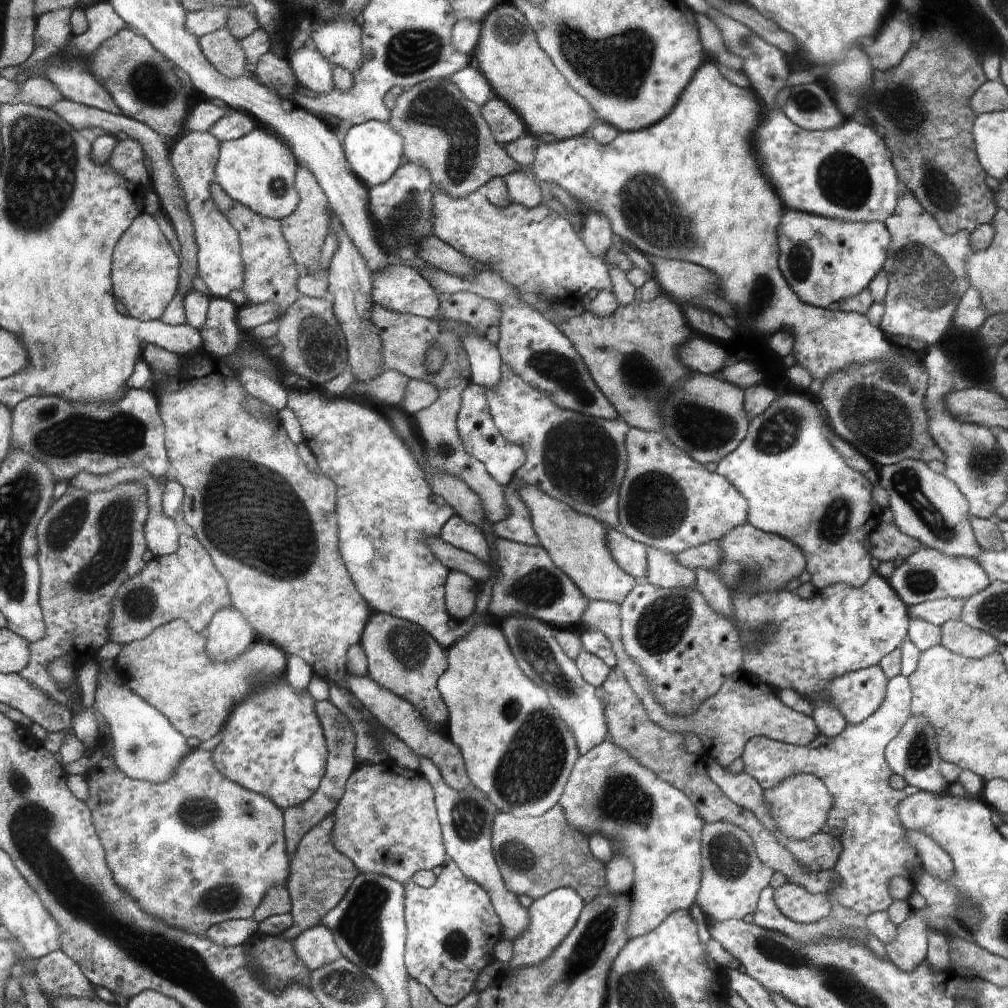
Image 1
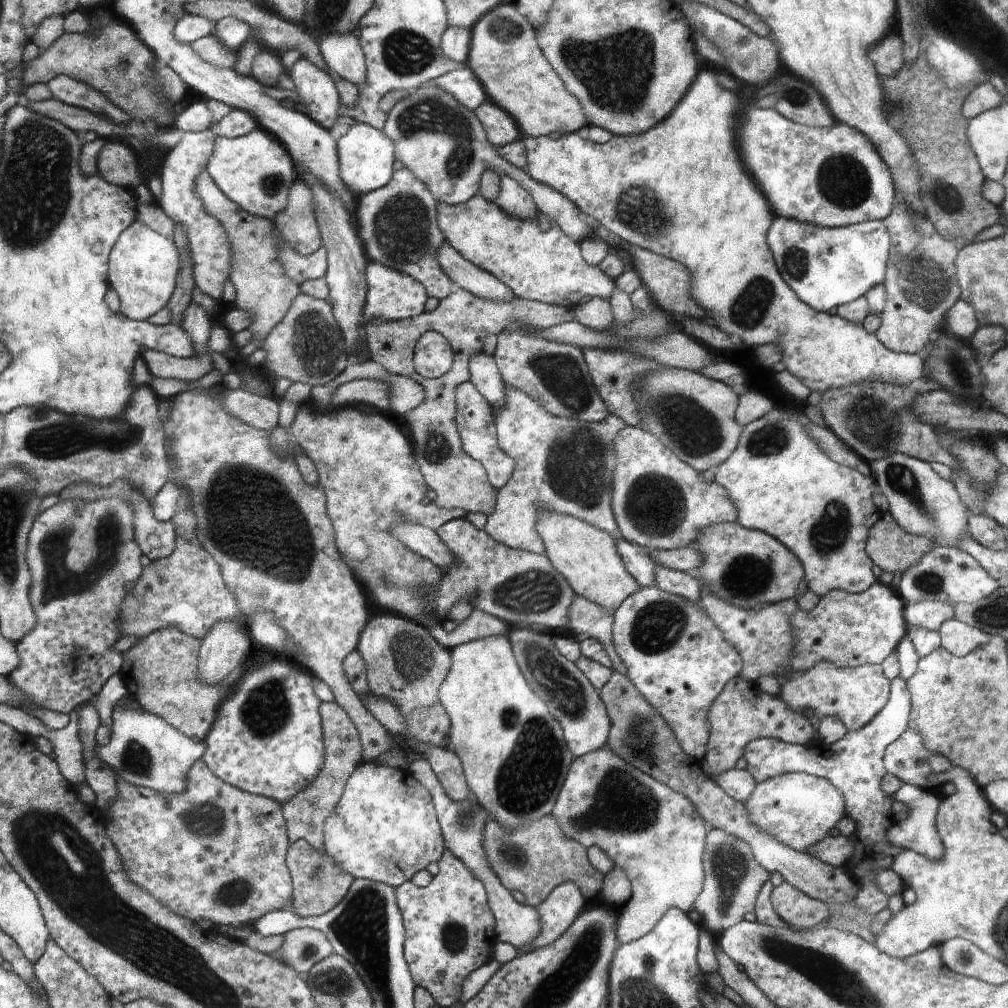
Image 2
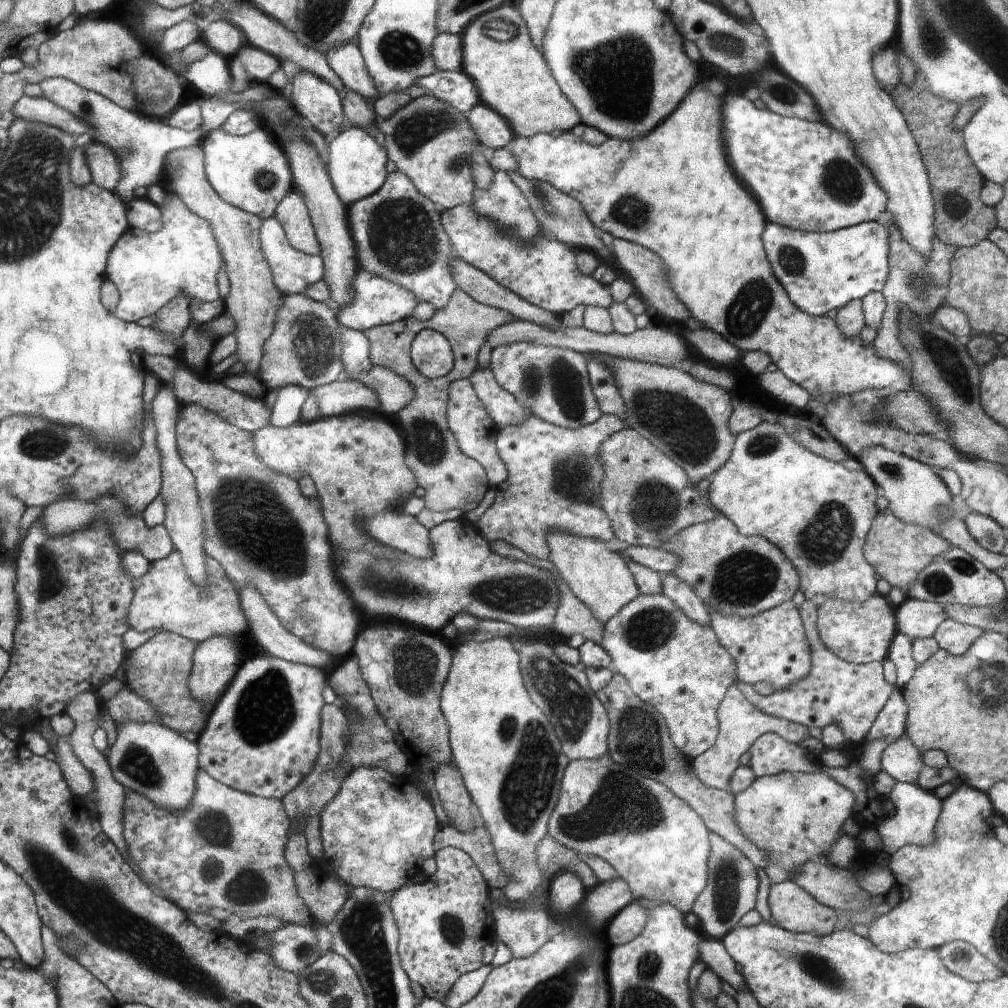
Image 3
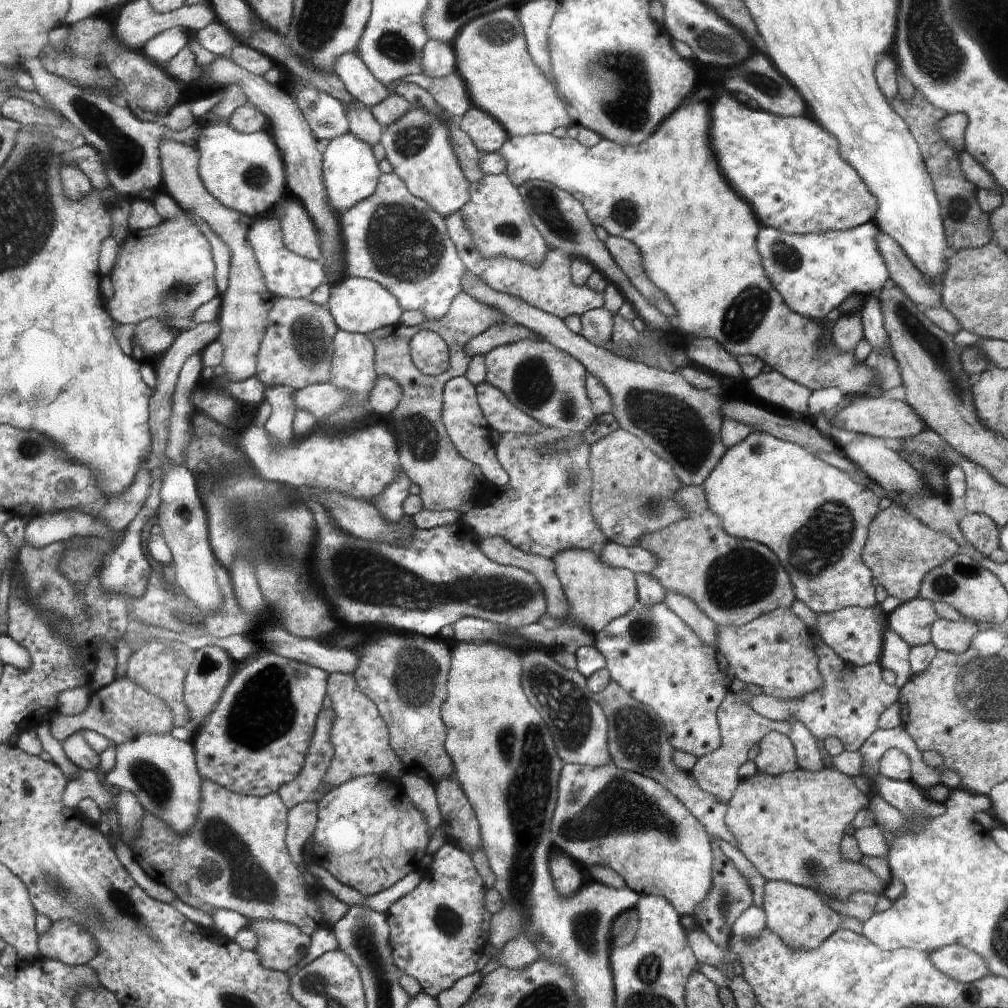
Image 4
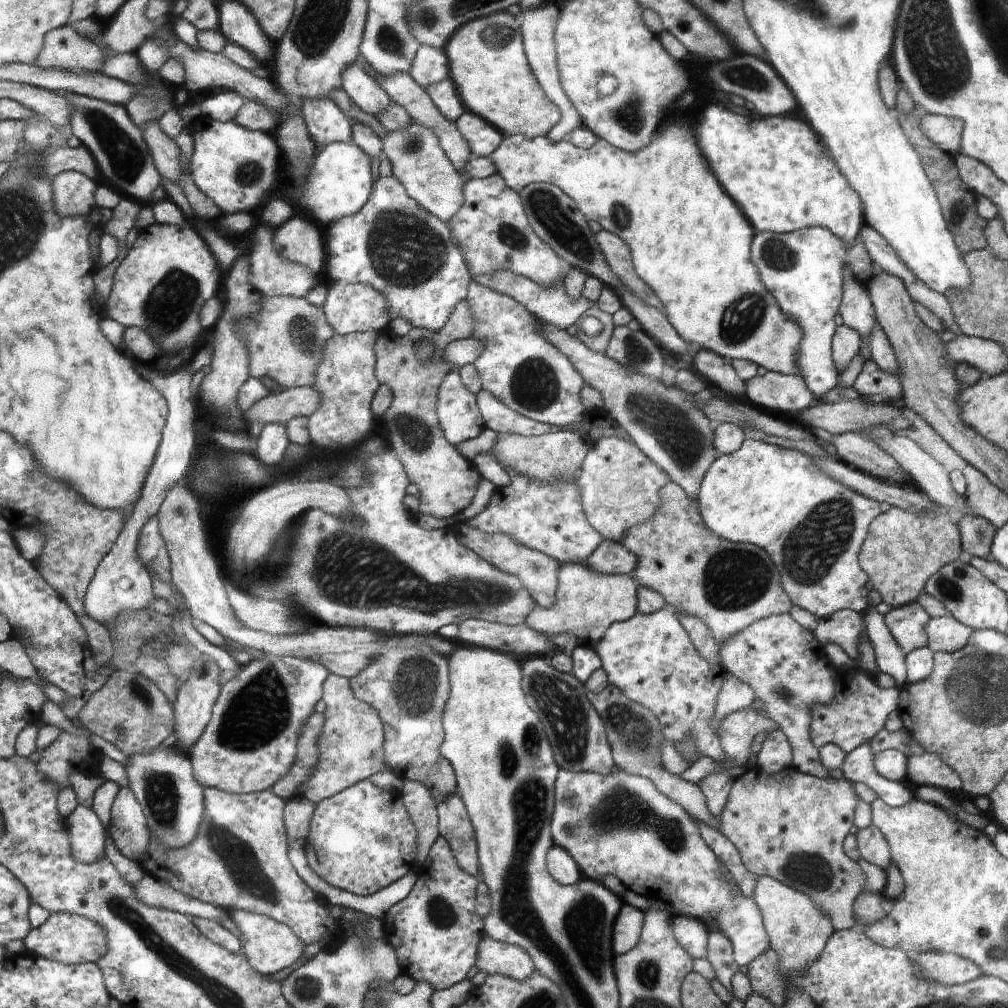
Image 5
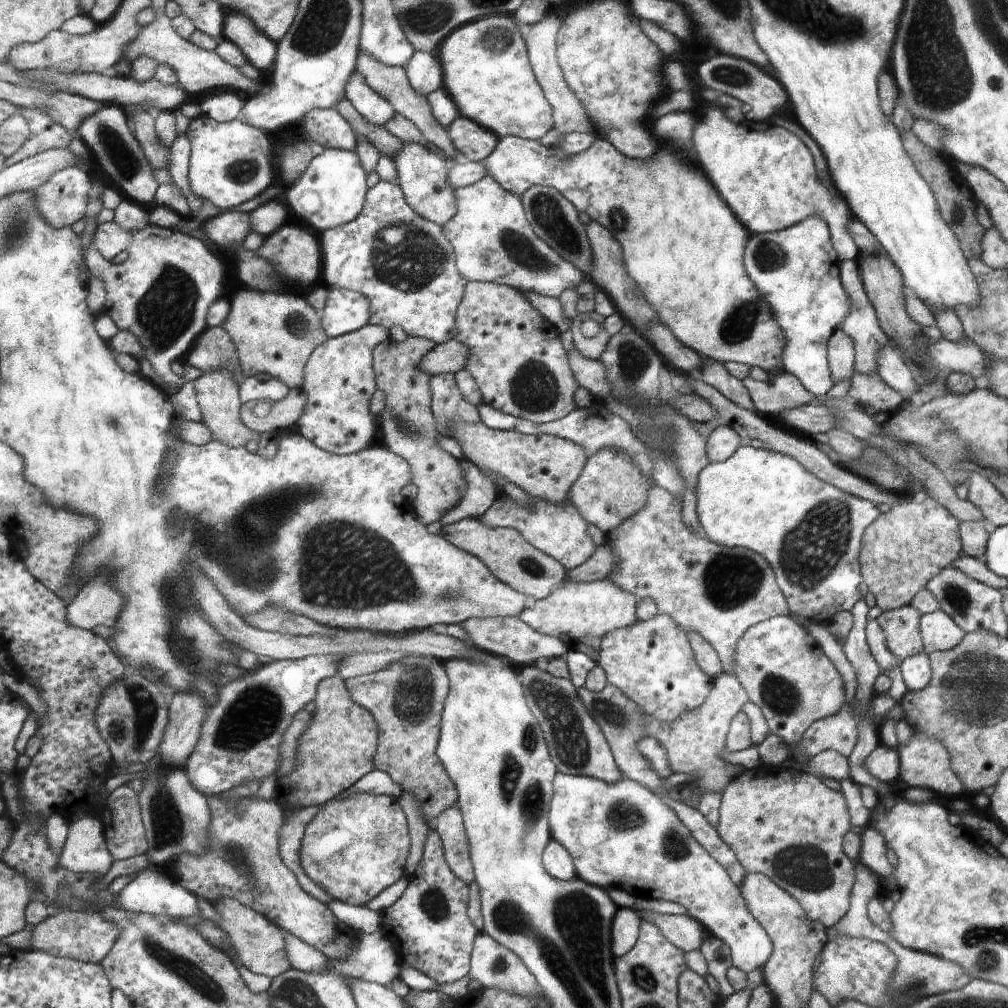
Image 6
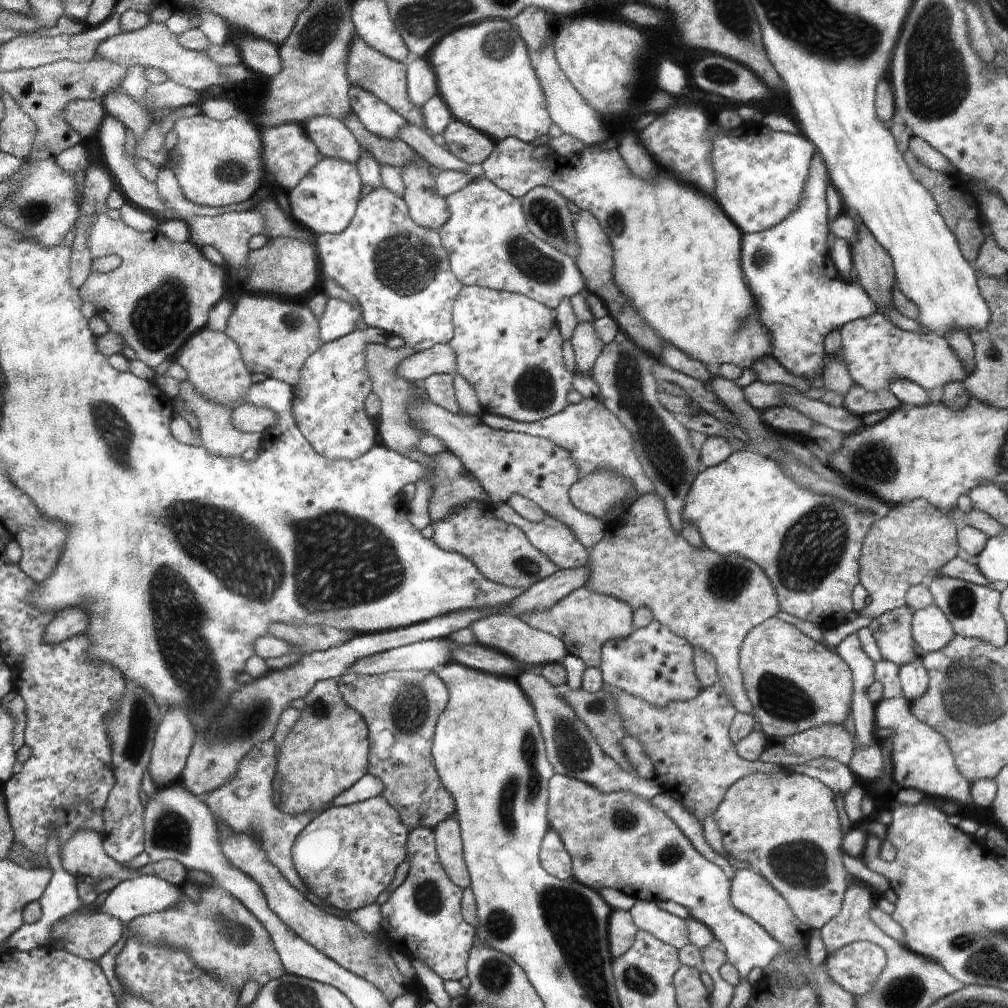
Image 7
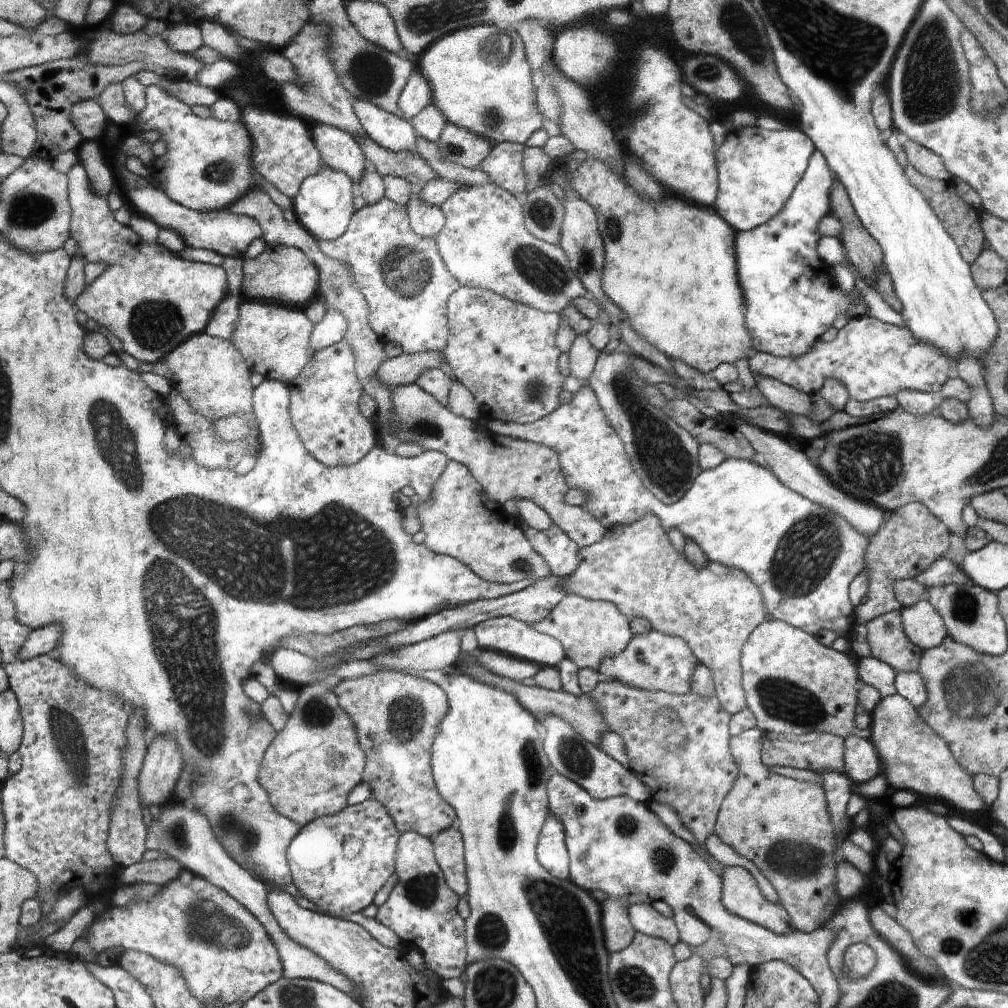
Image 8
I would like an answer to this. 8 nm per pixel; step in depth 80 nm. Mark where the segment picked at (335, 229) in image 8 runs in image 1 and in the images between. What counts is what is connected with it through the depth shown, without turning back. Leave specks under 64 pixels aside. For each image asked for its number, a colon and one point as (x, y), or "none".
1: (374, 150)
2: (367, 155)
3: (356, 163)
4: (350, 171)
5: (339, 183)
6: (331, 193)
7: (324, 202)

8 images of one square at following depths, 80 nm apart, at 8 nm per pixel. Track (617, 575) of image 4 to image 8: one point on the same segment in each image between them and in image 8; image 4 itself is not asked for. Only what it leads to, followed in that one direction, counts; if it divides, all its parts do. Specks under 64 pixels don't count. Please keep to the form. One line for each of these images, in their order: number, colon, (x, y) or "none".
5: (587, 603)
6: (580, 614)
7: (585, 619)
8: (590, 630)

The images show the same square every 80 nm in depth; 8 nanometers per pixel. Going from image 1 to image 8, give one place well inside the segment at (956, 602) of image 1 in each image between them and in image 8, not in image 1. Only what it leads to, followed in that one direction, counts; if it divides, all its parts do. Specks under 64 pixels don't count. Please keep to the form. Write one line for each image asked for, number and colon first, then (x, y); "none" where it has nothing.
2: (930, 615)
3: (917, 619)
4: (912, 620)
5: (907, 623)
6: (901, 626)
7: (892, 630)
8: (885, 636)

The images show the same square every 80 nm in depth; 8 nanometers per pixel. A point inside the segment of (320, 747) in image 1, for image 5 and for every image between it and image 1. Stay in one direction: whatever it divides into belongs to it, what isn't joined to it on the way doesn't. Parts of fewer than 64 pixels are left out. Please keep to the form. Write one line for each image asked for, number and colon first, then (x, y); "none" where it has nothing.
2: (267, 740)
3: (263, 738)
4: (256, 741)
5: (250, 743)

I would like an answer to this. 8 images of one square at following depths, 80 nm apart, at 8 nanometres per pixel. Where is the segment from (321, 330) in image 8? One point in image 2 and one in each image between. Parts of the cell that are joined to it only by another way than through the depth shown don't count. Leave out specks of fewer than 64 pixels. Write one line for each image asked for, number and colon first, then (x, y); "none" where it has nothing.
2: (391, 296)
3: (379, 301)
4: (358, 305)
5: (350, 307)
6: (345, 311)
7: (340, 317)

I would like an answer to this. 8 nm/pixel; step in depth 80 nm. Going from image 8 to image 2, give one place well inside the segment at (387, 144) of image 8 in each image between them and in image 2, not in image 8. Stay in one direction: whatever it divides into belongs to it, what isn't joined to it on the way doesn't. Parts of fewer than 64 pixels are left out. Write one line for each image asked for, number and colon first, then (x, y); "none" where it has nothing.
2: (342, 54)
3: (346, 60)
4: (358, 80)
5: (362, 87)
6: (377, 110)
7: (376, 115)

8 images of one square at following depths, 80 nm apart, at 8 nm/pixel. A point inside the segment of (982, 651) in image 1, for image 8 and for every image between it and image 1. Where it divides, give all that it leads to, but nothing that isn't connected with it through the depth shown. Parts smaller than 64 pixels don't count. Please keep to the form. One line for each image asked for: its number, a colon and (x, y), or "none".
2: (957, 638)
3: (956, 638)
4: (955, 636)
5: (946, 634)
6: (939, 632)
7: (931, 629)
8: (922, 626)

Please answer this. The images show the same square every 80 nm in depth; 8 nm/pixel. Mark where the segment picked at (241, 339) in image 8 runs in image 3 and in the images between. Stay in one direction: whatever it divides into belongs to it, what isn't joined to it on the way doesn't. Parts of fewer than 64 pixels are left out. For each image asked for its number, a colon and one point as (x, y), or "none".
3: (304, 349)
4: (297, 349)
5: (286, 339)
6: (274, 333)
7: (276, 336)

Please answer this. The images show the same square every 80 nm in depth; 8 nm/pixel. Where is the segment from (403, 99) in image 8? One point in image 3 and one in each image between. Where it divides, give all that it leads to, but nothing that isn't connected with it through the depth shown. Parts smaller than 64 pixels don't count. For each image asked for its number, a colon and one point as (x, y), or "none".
3: (448, 47)
4: (439, 59)
5: (431, 65)
6: (425, 73)
7: (421, 78)

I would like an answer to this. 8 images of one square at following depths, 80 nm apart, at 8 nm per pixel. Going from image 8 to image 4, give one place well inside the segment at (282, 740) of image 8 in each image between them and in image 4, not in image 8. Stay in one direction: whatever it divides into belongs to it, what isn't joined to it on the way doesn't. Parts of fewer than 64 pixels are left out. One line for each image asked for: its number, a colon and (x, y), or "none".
4: (361, 737)
5: (352, 747)
6: (338, 748)
7: (328, 750)

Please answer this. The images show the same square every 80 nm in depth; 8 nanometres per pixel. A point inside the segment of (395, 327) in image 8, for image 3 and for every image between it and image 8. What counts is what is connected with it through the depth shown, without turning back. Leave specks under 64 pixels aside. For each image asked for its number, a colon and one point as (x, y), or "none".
3: (399, 234)
4: (397, 239)
5: (392, 243)
6: (403, 263)
7: (399, 271)

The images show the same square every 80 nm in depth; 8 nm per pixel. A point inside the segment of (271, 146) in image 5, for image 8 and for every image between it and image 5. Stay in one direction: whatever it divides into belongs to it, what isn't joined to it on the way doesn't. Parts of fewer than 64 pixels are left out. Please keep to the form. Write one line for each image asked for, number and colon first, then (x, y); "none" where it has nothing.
6: (230, 163)
7: (220, 164)
8: (206, 166)

